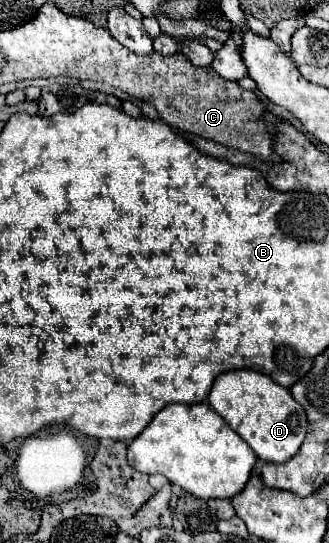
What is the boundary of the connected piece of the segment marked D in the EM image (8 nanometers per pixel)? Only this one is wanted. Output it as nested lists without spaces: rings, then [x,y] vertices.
[[[255,370],[225,372],[215,378],[209,392],[211,408],[255,450],[261,462],[287,462],[293,458],[307,434],[307,418],[303,406],[291,392],[271,380],[271,376]]]

